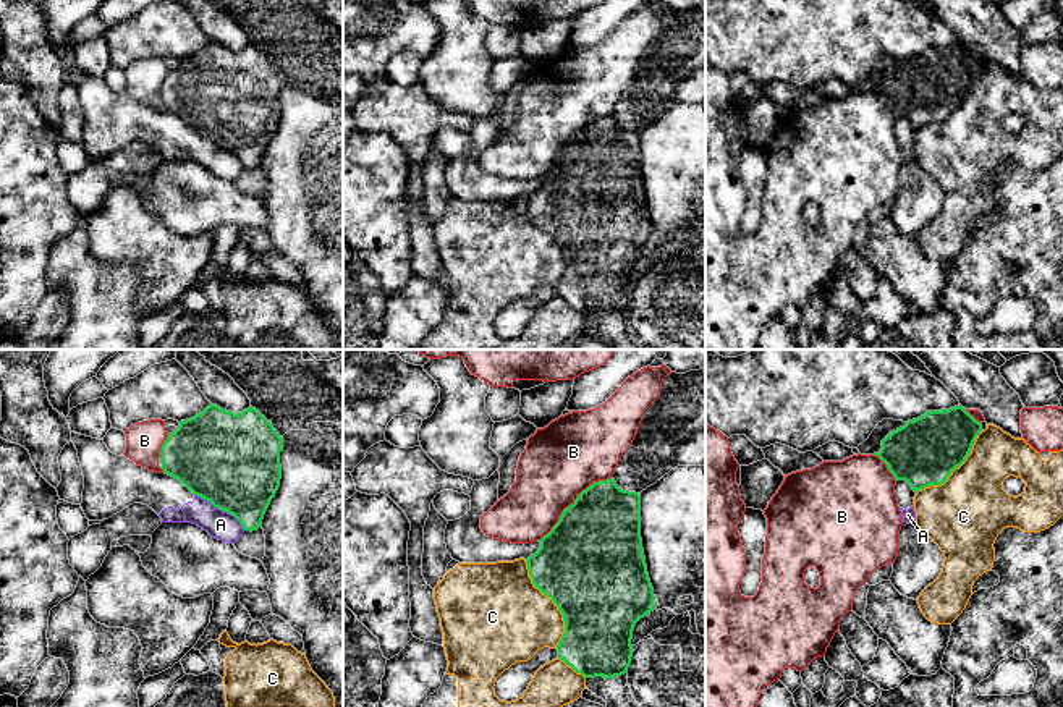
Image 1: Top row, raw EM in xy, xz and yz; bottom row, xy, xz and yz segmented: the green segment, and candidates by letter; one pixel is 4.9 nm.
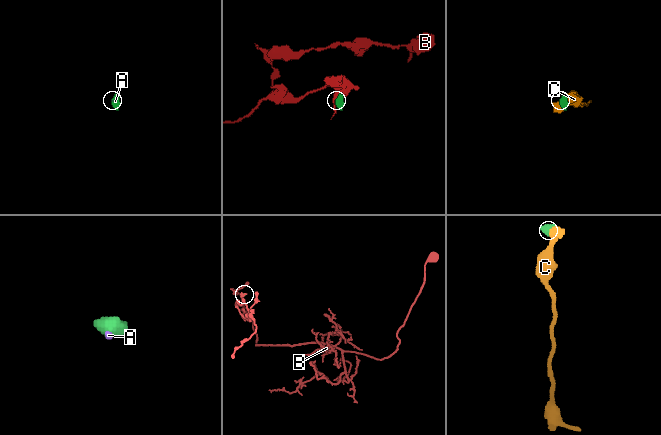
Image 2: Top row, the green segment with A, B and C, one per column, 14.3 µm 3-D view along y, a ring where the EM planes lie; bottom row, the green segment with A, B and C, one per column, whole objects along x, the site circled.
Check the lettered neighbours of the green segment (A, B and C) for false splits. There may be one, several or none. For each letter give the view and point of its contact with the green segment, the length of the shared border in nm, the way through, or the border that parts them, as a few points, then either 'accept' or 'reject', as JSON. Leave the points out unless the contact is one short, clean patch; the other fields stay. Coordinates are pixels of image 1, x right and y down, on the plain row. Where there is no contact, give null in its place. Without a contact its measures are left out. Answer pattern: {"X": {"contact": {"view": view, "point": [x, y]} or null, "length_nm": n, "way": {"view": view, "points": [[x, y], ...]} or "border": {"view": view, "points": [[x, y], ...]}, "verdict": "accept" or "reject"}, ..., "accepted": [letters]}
{"A": {"contact": {"view": "xy", "point": [220, 146]}, "length_nm": 320, "border": {"view": "xy", "points": [[194, 131], [228, 149], [245, 167]]}, "verdict": "reject"}, "B": {"contact": {"view": "xz", "point": [575, 139]}, "length_nm": 480, "verdict": "reject"}, "C": {"contact": {"view": "xz", "point": [554, 240]}, "length_nm": 460, "verdict": "reject"}, "accepted": []}

